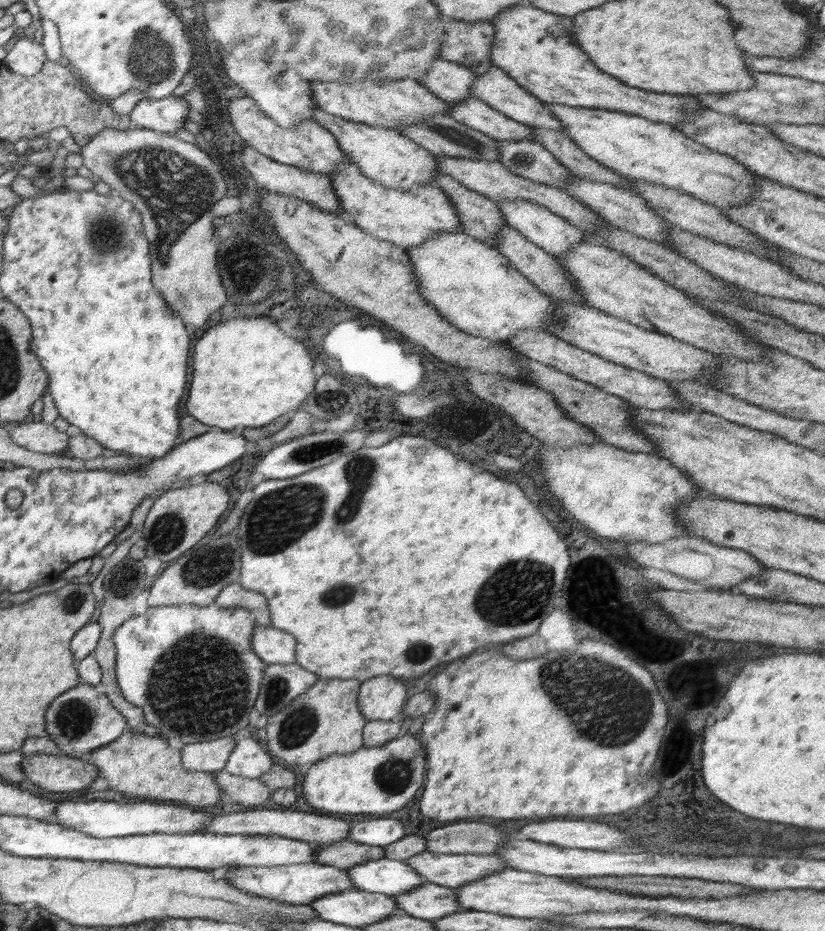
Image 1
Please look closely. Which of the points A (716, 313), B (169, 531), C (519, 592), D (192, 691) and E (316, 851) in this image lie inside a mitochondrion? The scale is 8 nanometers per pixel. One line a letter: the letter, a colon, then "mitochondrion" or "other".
A: other
B: mitochondrion
C: mitochondrion
D: mitochondrion
E: other

